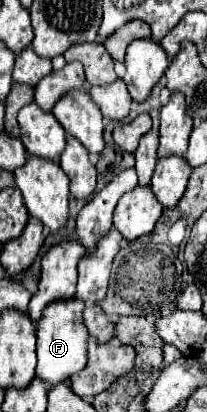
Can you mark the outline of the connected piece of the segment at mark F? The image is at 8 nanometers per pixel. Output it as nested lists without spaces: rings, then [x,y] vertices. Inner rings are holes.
[[[70,298],[66,302],[52,302],[52,306],[44,308],[44,314],[38,322],[38,366],[36,376],[48,382],[48,386],[56,386],[68,380],[72,374],[80,372],[86,366],[86,342],[88,330],[82,322],[84,302],[80,298]]]

